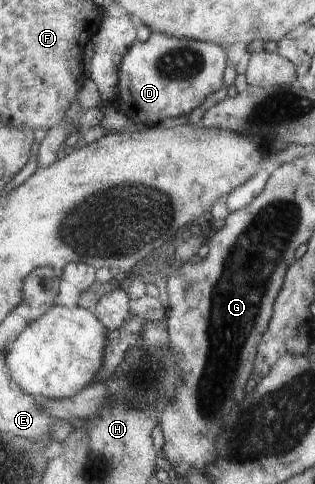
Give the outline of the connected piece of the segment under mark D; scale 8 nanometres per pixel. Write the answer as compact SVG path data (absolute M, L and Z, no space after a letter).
M153 30L147 40L136 39L120 61L117 96L113 104L132 124L145 124L145 128L158 126L165 118L190 114L208 94L220 90L224 86L226 67L227 55L223 46L196 39L179 39Z

